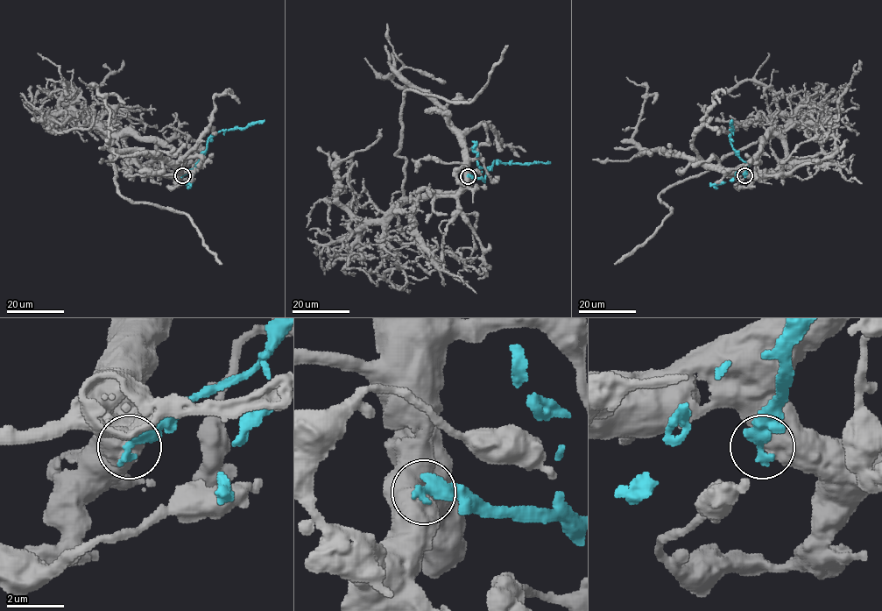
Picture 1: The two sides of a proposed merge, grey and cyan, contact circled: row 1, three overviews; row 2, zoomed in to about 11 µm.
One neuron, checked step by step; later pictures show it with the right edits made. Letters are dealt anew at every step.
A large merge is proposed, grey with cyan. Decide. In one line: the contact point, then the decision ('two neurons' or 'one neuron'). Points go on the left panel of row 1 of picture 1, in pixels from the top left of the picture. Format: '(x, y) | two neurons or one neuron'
(182, 175) | two neurons

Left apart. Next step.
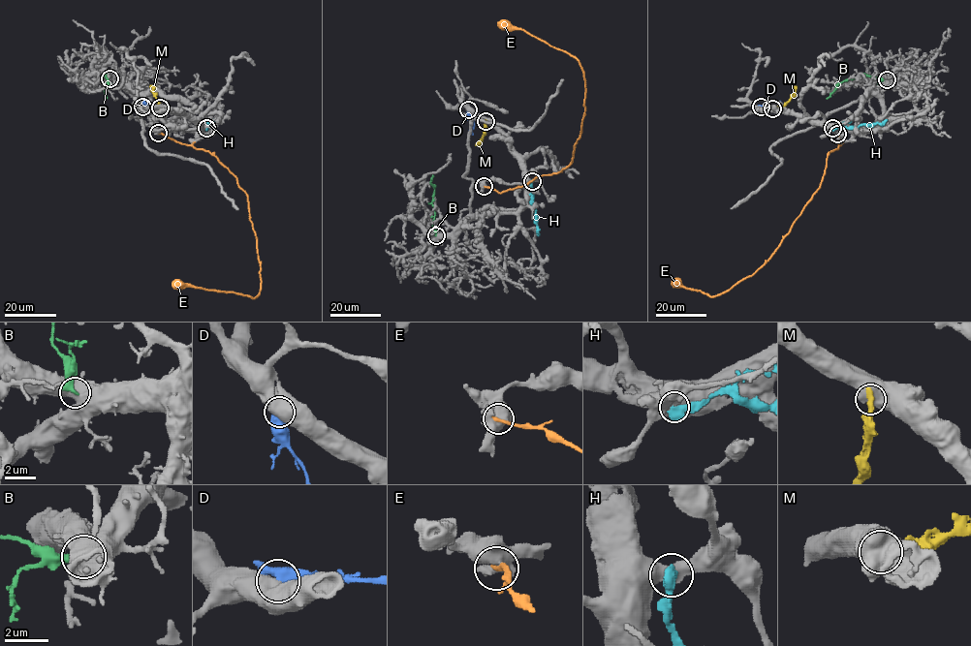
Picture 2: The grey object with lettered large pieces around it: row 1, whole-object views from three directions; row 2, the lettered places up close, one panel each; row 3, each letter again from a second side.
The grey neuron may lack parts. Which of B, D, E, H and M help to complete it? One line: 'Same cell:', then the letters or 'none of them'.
Same cell: none of them

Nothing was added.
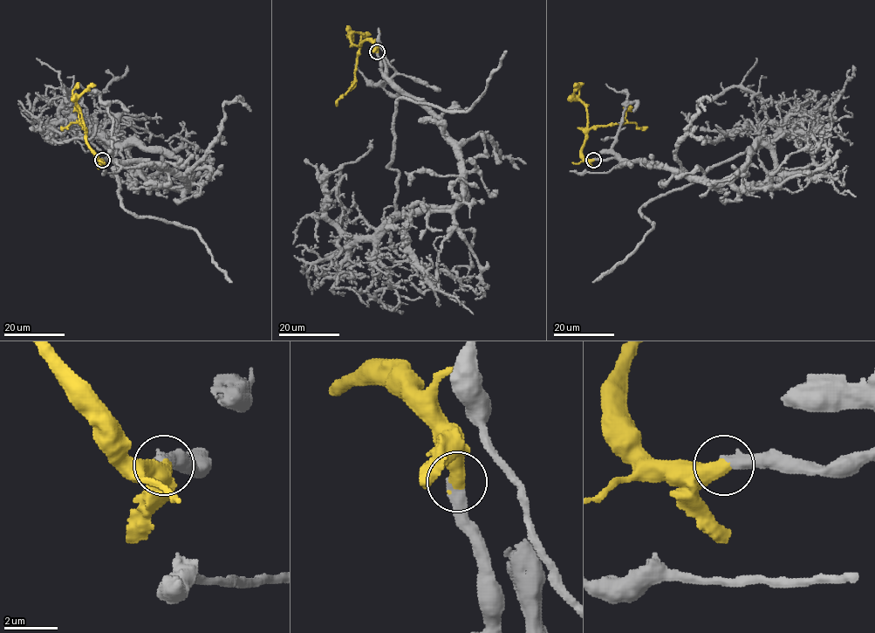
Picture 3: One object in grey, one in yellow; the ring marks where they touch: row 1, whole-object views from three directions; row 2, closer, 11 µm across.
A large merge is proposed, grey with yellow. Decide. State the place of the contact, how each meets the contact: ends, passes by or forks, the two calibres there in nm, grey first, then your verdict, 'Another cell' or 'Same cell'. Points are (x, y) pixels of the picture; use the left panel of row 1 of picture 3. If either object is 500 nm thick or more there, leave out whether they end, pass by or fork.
Place: (102, 160). Thickness 500 nm (grey) against 600 nm. Same cell

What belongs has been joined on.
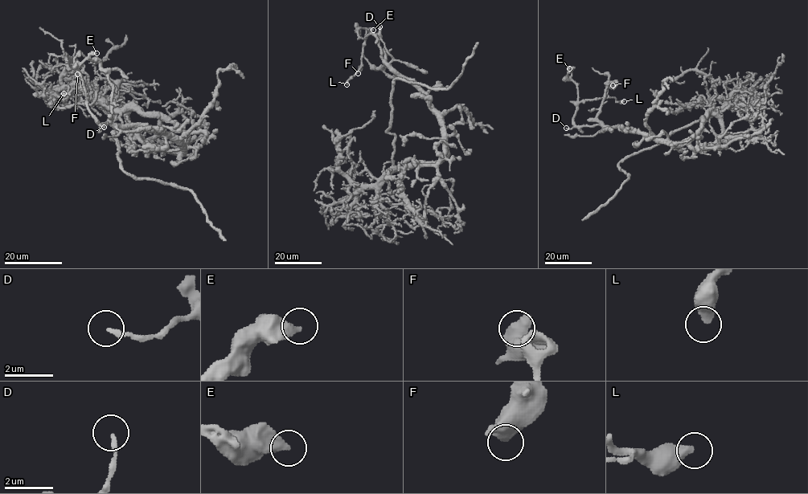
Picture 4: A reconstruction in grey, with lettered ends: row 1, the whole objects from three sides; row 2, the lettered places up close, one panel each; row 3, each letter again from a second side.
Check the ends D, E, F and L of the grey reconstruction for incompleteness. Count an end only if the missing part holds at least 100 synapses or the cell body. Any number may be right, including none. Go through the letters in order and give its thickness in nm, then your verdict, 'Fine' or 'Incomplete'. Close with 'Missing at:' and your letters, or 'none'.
D: Thickness 200 nm. Fine
E: Thickness 500 nm. Fine
F: Thickness 650 nm. Fine
L: Thickness 500 nm. Fine
Missing at: none

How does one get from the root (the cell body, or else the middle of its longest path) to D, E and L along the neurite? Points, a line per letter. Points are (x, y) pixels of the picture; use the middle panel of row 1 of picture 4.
D: (418, 163), (438, 163), (445, 156), (441, 115), (414, 86), (383, 59), (377, 36), (379, 26)
E: (418, 163), (438, 163), (445, 156), (441, 115), (383, 59), (373, 34), (358, 35), (360, 28), (373, 30)
L: (418, 163), (438, 163), (445, 156), (441, 115), (383, 59), (373, 34), (367, 36), (361, 67), (346, 84)

